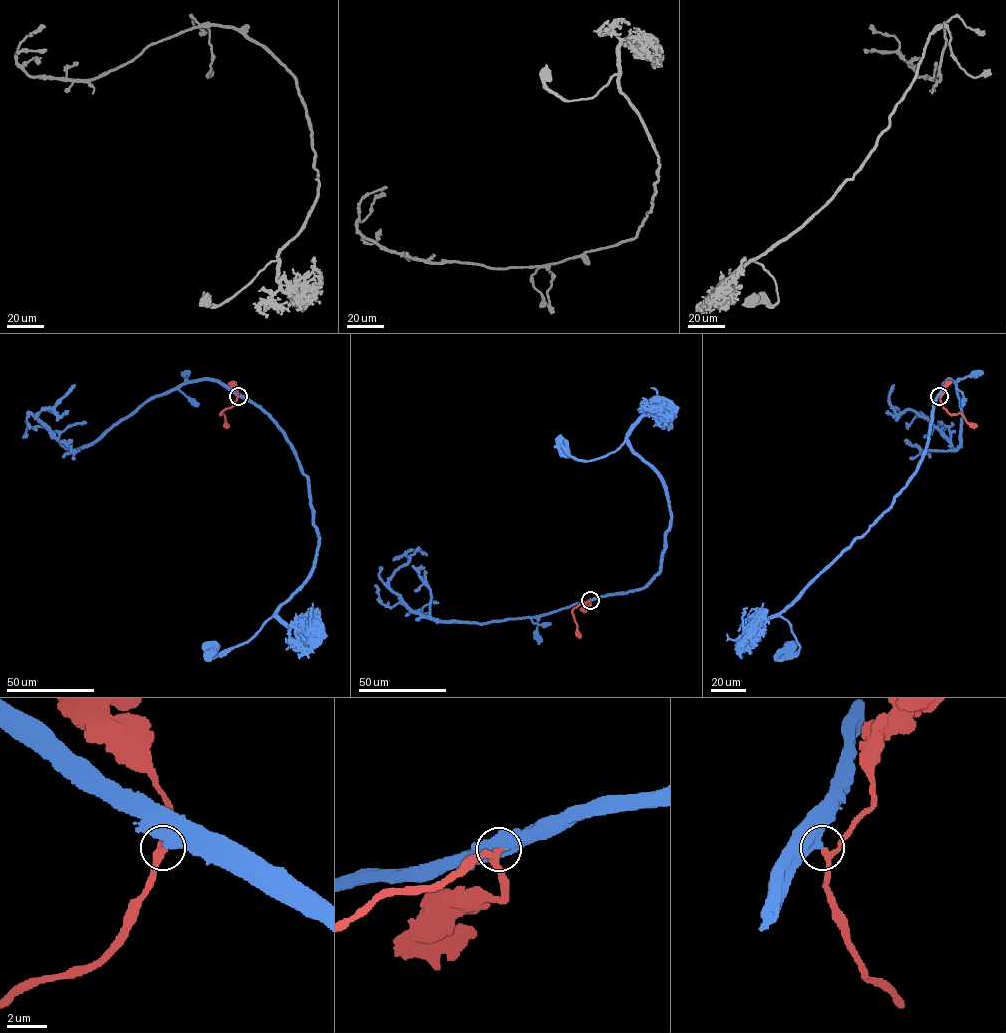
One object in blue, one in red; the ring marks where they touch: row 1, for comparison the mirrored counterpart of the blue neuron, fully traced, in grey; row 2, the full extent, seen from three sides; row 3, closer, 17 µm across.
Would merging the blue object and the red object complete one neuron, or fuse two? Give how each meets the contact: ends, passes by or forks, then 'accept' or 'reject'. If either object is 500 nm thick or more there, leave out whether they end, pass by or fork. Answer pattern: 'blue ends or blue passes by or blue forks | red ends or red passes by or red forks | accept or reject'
accept

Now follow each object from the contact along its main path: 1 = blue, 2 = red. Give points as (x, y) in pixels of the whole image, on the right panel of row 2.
1: (940, 396), (926, 449), (907, 484), (779, 615), (800, 646), (795, 653), (788, 648)
2: (940, 396), (948, 412), (959, 412), (967, 422), (977, 426)

